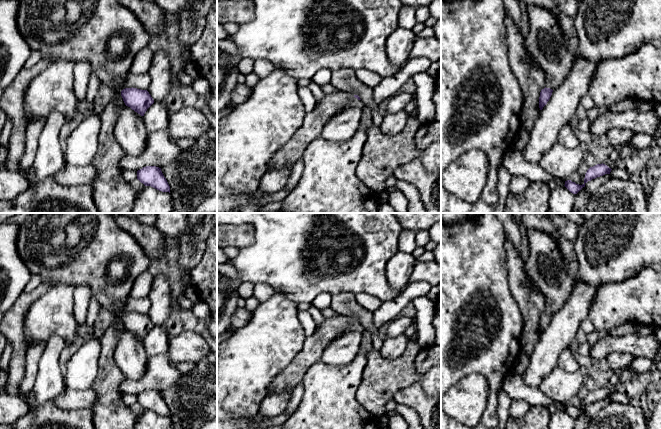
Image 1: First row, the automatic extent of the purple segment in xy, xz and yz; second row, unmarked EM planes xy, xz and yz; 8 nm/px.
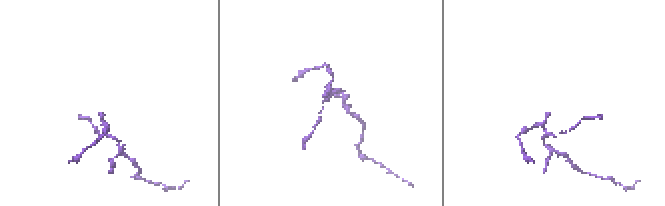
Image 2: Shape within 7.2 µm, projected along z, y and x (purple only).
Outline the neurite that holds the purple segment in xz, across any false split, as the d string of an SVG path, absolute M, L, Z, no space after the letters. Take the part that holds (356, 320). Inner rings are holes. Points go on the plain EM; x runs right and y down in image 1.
M336 314L325 318L312 335L305 337L303 348L291 363L274 378L268 389L269 395L292 394L307 370L321 361L328 344L348 331L363 332L364 328L358 319L350 316Z

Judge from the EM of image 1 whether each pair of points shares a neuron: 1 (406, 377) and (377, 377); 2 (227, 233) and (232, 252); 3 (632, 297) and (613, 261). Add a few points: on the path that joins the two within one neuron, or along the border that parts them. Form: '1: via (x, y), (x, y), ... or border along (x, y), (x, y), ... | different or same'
1: via (399, 377), (384, 377) | same
2: border along (227, 246), (235, 246), (238, 249) | different
3: border along (644, 269), (622, 281), (606, 283), (601, 287) | different

